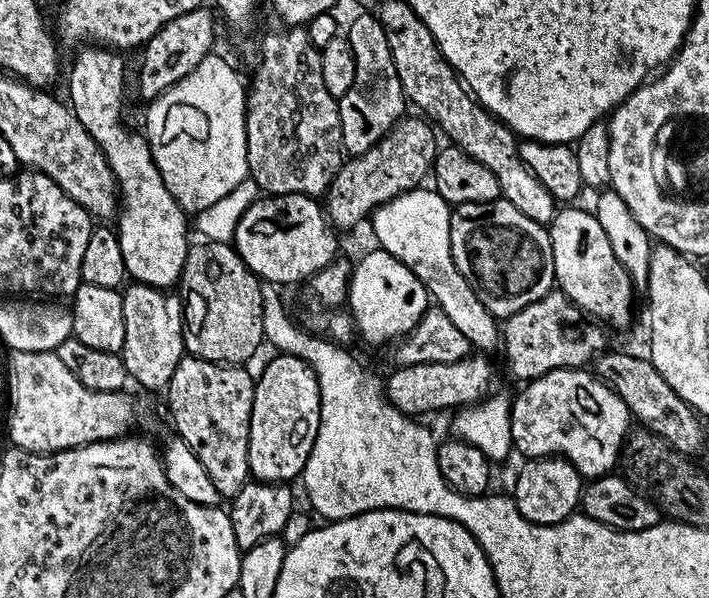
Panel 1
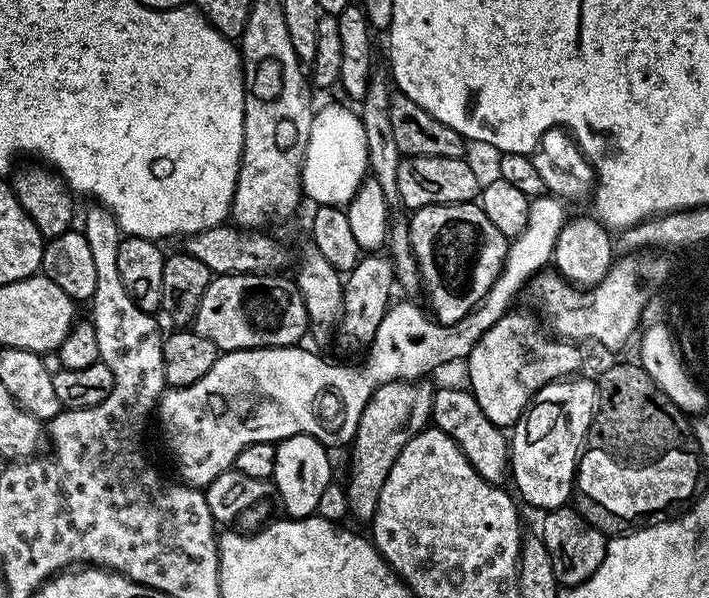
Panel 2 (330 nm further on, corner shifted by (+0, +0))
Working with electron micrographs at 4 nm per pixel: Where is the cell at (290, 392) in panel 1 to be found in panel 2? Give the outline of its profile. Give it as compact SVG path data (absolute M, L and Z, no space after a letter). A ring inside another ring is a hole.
M364 254L360 261L352 267L344 280L344 312L340 316L337 340L348 352L367 349L371 344L384 313L393 303L392 288L396 284L396 271L391 259L384 254Z

